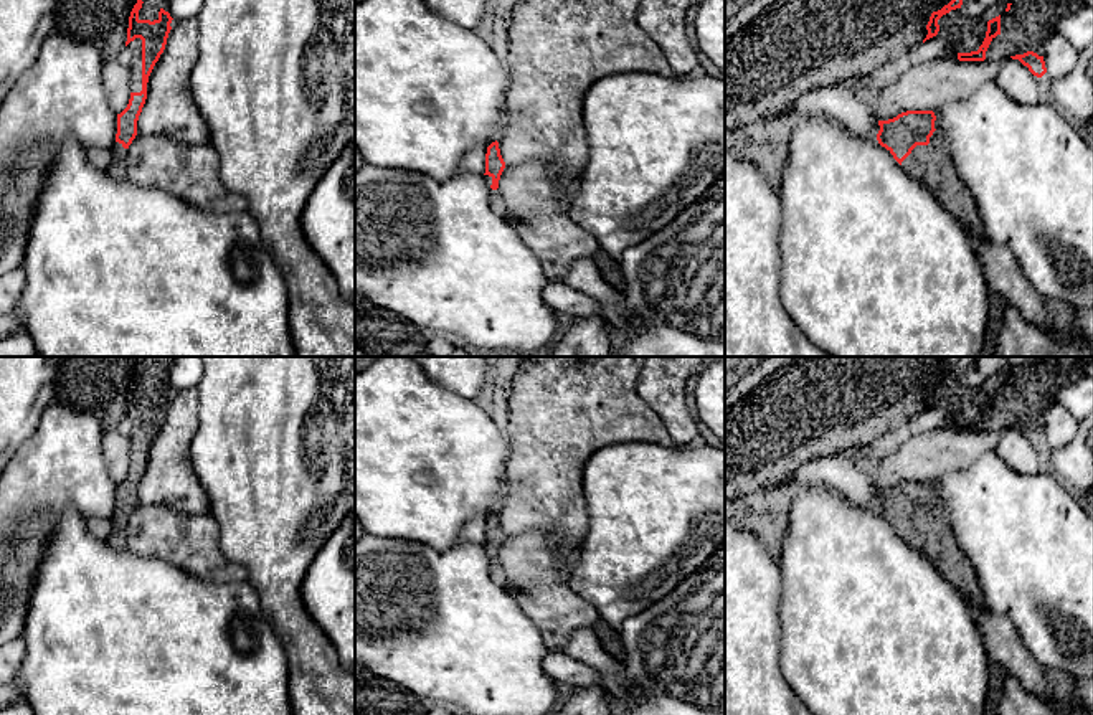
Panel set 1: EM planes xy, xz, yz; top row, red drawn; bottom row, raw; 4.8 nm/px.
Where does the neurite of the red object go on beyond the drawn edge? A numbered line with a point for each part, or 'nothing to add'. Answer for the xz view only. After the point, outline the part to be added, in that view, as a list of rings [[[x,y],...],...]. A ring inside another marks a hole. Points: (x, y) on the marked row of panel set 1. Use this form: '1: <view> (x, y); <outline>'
1: xz (497, 205); [[[484,175],[485,178],[485,183],[489,187],[489,192],[490,192],[490,208],[495,215],[499,216],[505,216],[507,215],[507,208],[505,208],[505,203],[504,203],[504,198],[502,195],[499,193],[499,190],[492,190],[490,185],[492,185],[492,177],[489,175]]]

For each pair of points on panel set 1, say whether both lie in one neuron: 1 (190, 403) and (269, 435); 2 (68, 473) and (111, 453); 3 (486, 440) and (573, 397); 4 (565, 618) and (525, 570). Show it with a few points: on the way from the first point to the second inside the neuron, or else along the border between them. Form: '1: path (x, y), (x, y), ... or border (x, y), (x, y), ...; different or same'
1: border (197, 388), (198, 428), (190, 445); different
2: border (103, 431), (101, 454), (116, 484); different
3: border (501, 421), (507, 443), (507, 466), (504, 471); different
4: path (553, 606), (537, 582); same

